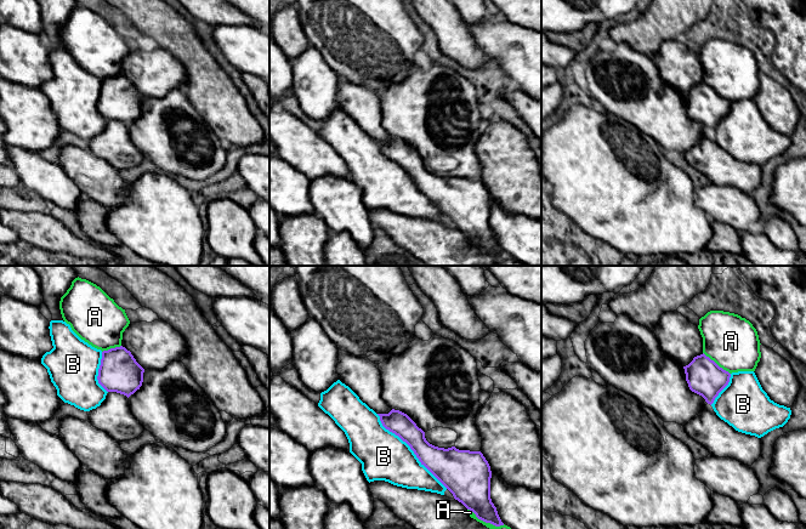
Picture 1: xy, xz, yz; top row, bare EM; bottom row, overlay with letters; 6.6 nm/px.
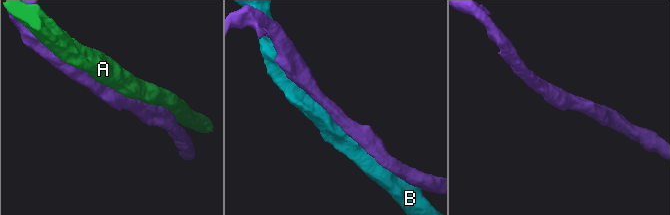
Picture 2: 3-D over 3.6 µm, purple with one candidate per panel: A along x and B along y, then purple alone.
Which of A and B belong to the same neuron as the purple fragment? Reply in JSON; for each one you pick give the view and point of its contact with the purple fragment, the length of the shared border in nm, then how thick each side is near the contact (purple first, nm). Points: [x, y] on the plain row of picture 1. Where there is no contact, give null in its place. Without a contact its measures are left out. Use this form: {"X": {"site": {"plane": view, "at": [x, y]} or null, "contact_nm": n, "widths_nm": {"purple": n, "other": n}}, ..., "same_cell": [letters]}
{"same_cell": []}

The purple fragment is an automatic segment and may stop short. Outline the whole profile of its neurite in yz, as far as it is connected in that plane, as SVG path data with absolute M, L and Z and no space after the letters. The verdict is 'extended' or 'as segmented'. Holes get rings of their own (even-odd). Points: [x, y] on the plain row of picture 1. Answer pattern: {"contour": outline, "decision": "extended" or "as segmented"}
{"contour": "M704 81L694 85L683 97L689 118L702 124L710 133L728 113L731 106L728 99L720 96Z", "decision": "as segmented"}

